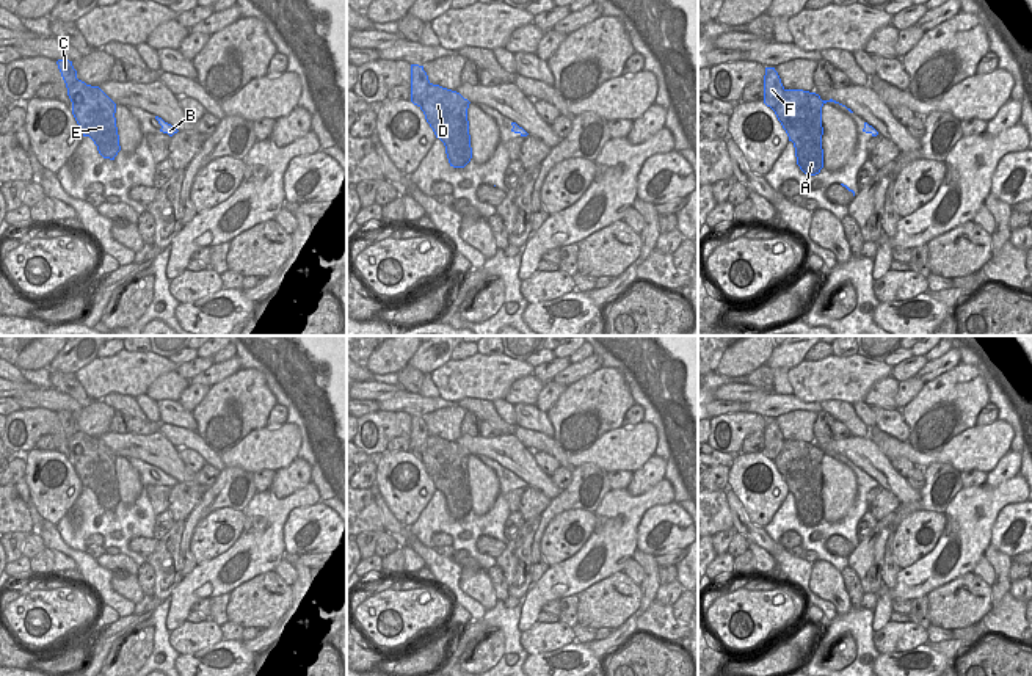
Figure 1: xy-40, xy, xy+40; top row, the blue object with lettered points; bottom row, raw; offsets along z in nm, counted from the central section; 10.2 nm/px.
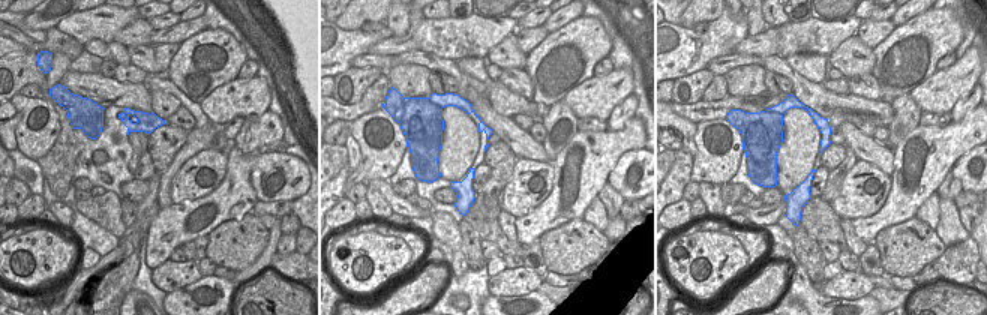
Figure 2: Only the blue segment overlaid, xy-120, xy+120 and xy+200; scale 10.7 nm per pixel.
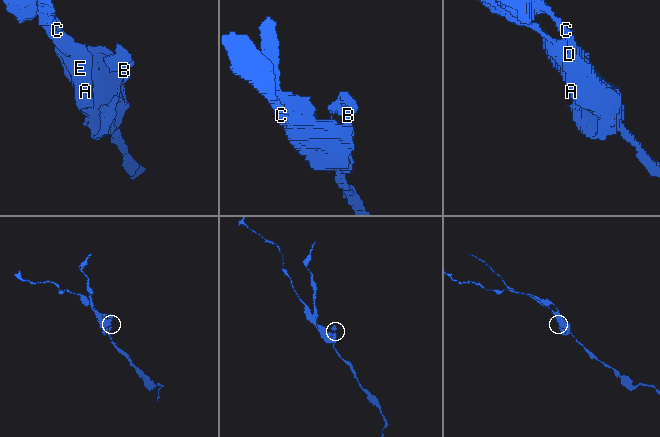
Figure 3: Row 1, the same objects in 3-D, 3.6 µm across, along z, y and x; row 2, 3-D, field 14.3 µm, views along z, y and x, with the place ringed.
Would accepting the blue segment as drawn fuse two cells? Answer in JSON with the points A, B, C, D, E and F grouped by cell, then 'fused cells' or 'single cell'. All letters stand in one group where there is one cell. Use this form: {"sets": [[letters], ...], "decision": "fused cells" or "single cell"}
{"sets": [["A", "B", "D", "E"], ["C", "F"]], "decision": "fused cells"}

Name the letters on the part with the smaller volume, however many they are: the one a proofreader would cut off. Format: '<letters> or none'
C, F

